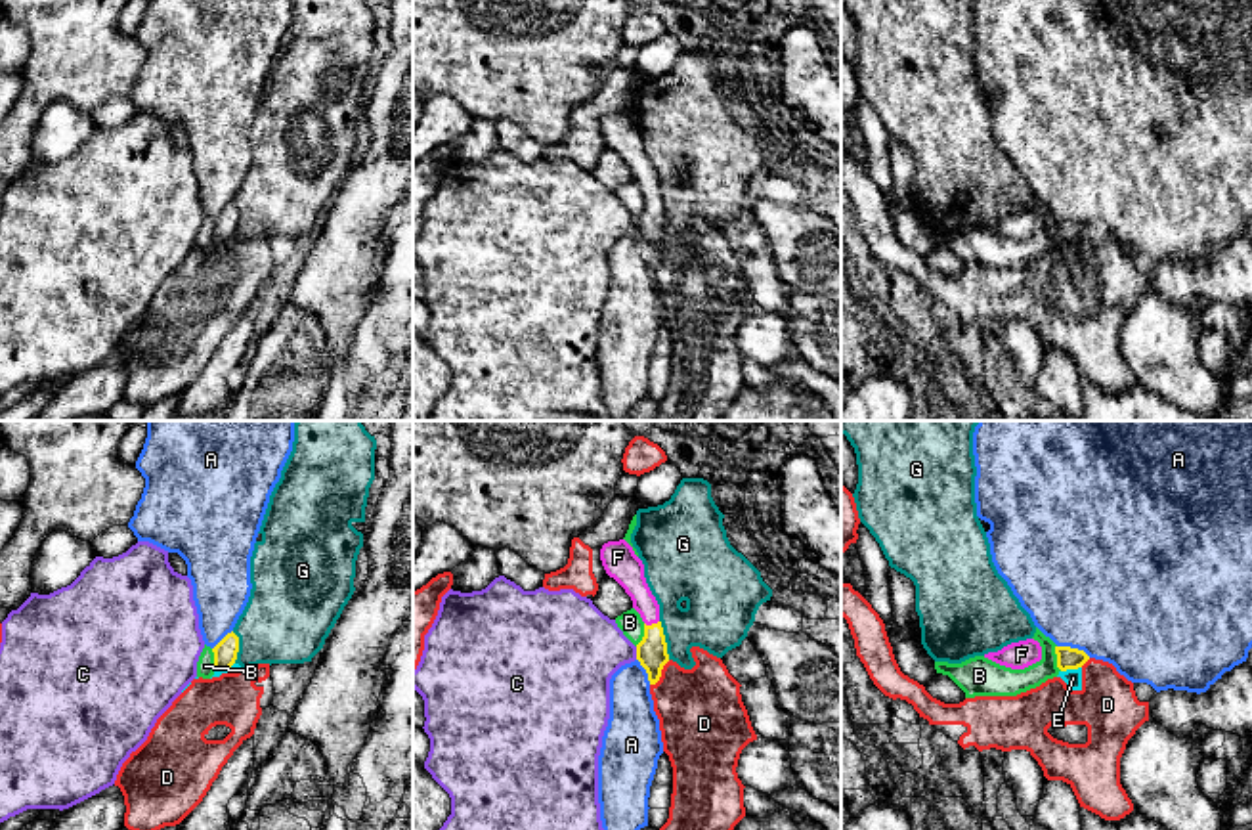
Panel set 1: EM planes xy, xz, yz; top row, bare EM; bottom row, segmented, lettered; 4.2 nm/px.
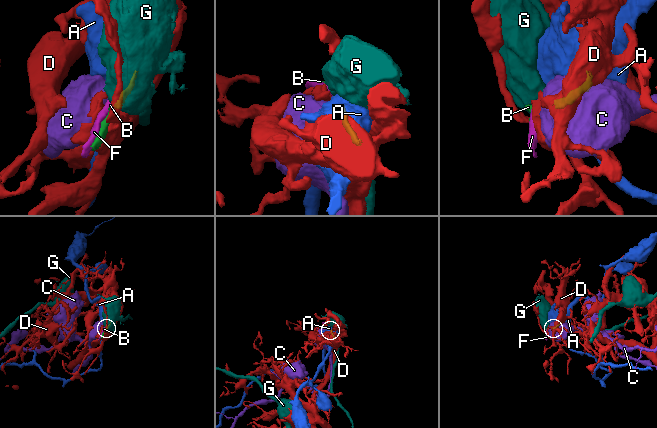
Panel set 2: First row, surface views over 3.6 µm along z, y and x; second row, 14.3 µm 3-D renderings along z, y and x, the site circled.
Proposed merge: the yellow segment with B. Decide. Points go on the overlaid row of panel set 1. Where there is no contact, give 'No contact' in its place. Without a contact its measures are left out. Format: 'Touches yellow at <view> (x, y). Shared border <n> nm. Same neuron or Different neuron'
Touches yellow at yz (1057, 658). Shared border 110 nm. Different neuron

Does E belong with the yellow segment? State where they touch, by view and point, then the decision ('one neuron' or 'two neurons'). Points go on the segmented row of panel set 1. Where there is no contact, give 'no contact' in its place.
yz (1071, 668) | two neurons

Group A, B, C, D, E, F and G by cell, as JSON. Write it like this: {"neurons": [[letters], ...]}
{"neurons": [["A"], ["B"], ["C"], ["D", "E"], ["F"], ["G"]]}

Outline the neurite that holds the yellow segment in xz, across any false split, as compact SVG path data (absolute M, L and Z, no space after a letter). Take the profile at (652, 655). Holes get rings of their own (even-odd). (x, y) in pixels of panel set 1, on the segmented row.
M625 539L604 543L600 560L606 574L631 597L633 608L644 622L644 637L637 644L637 660L646 669L650 685L656 685L663 666L669 662L669 654L659 622L659 604L646 583L644 564Z

